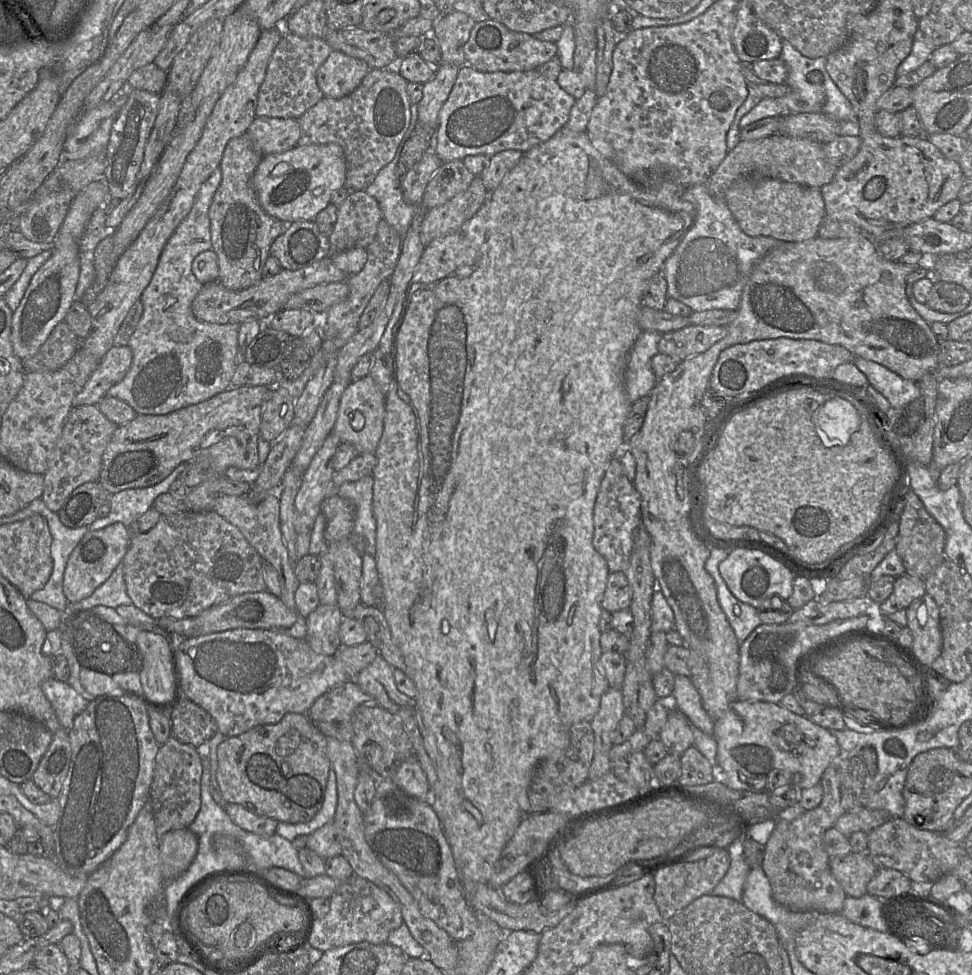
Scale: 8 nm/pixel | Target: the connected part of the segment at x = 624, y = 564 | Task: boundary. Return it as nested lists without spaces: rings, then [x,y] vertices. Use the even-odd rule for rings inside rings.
[[[611,459],[597,494],[593,510],[593,546],[605,558],[610,572],[625,572],[630,563],[635,531],[641,523],[641,496],[628,479],[620,459]]]

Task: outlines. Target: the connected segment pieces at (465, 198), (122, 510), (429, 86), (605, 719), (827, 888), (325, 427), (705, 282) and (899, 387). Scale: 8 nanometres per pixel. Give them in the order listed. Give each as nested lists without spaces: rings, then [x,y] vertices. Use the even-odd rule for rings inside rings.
[[[475,176],[464,192],[450,199],[445,204],[426,211],[420,226],[420,239],[424,247],[436,239],[458,231],[472,219],[488,198],[481,177]]]
[[[185,464],[178,465],[161,482],[143,488],[130,488],[111,494],[110,512],[108,516],[102,518],[108,519],[109,525],[120,522],[128,527],[133,520],[149,510],[155,499],[169,491],[171,484],[181,475],[185,469]]]
[[[441,63],[436,67],[435,77],[424,83],[423,97],[417,104],[418,123],[429,128],[437,128],[439,112],[449,97],[457,79],[459,67]]]
[[[610,687],[603,694],[599,709],[590,721],[595,736],[595,745],[588,780],[594,780],[611,771],[610,751],[614,746],[613,733],[624,715],[622,690]]]
[[[842,753],[824,771],[819,783],[823,787],[823,799],[819,806],[806,810],[792,821],[777,819],[765,844],[761,867],[771,884],[772,896],[792,912],[840,913],[843,908],[847,895],[831,872],[830,856],[823,847],[823,836],[845,812],[841,805],[840,785],[843,776],[848,773],[849,756]]]
[[[333,382],[324,394],[317,412],[306,427],[302,446],[293,460],[292,467],[301,474],[308,469],[325,439],[333,433],[341,397],[348,383]]]
[[[706,184],[687,187],[683,199],[691,202],[695,207],[693,225],[684,234],[673,253],[663,264],[661,273],[667,283],[667,296],[676,299],[693,312],[705,310],[724,309],[737,311],[742,291],[755,267],[755,265],[772,249],[786,243],[767,236],[752,237],[745,234],[729,210],[725,200],[712,197]]]
[[[854,356],[853,363],[866,375],[869,383],[884,395],[895,409],[907,405],[921,395],[918,382],[904,379],[877,362]]]

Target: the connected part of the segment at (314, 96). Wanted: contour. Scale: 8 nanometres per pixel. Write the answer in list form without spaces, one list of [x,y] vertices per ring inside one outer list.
[[[288,32],[273,50],[266,74],[258,92],[256,117],[299,119],[324,96],[318,87],[316,73],[333,48],[319,37],[301,37]]]

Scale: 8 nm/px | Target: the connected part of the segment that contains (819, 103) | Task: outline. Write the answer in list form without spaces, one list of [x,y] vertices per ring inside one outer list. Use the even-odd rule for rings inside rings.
[[[781,40],[782,53],[781,58],[787,66],[788,76],[785,81],[789,85],[791,91],[779,98],[775,98],[776,102],[782,110],[782,116],[798,113],[822,113],[827,117],[839,122],[856,121],[856,114],[849,100],[842,94],[840,89],[834,83],[826,70],[826,58],[808,58],[803,56],[796,50],[792,44],[785,40]],[[813,71],[819,71],[823,75],[821,84],[812,84],[808,81],[808,74]]]

